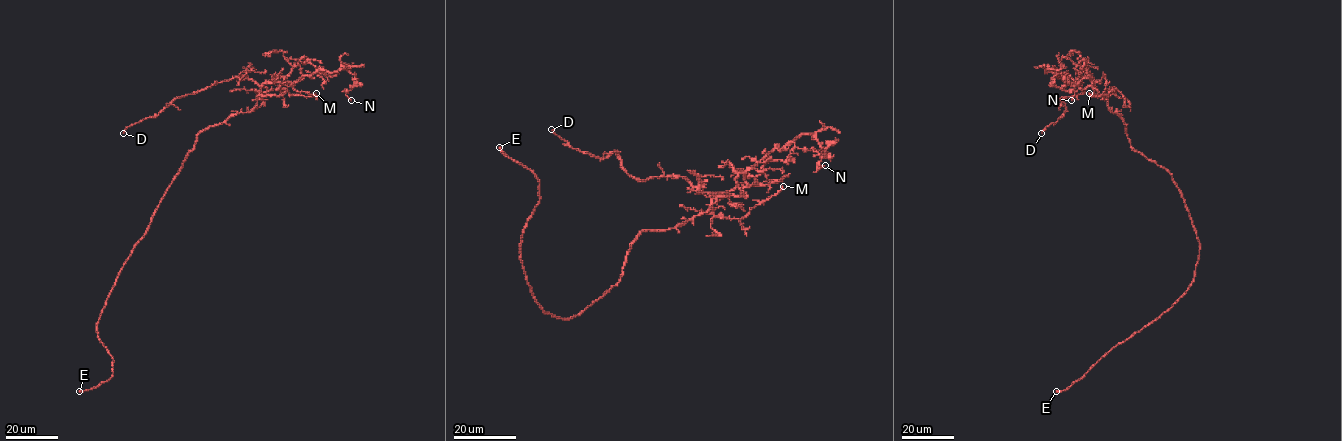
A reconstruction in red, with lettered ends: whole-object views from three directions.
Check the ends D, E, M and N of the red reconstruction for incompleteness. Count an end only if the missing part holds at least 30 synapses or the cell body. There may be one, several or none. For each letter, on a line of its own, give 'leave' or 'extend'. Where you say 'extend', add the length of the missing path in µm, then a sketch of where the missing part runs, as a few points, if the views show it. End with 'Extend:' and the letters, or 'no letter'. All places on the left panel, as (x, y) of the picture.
D: leave
E: extend; missing 10 µm
M: leave
N: leave
Extend: E

